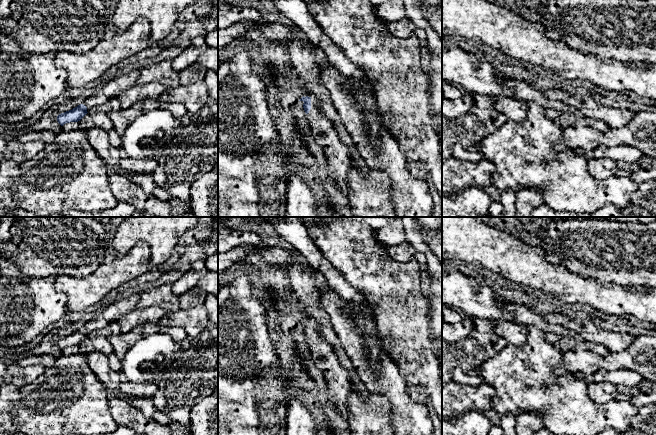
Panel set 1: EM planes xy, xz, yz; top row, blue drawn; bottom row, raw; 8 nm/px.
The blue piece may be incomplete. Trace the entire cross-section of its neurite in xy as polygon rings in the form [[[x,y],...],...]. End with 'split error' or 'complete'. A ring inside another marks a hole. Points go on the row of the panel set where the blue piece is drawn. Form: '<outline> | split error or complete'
[[[132,70],[101,86],[93,95],[86,98],[82,104],[59,114],[57,116],[58,123],[63,126],[66,123],[80,121],[87,113],[91,113],[110,99],[117,98],[124,90],[135,86],[139,74],[140,70]]] | split error

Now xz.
[[[302,97],[313,141],[321,146],[328,161],[328,174],[335,185],[349,197],[348,170],[350,165],[348,147],[341,142],[333,123],[319,110],[316,97]]] | split error

